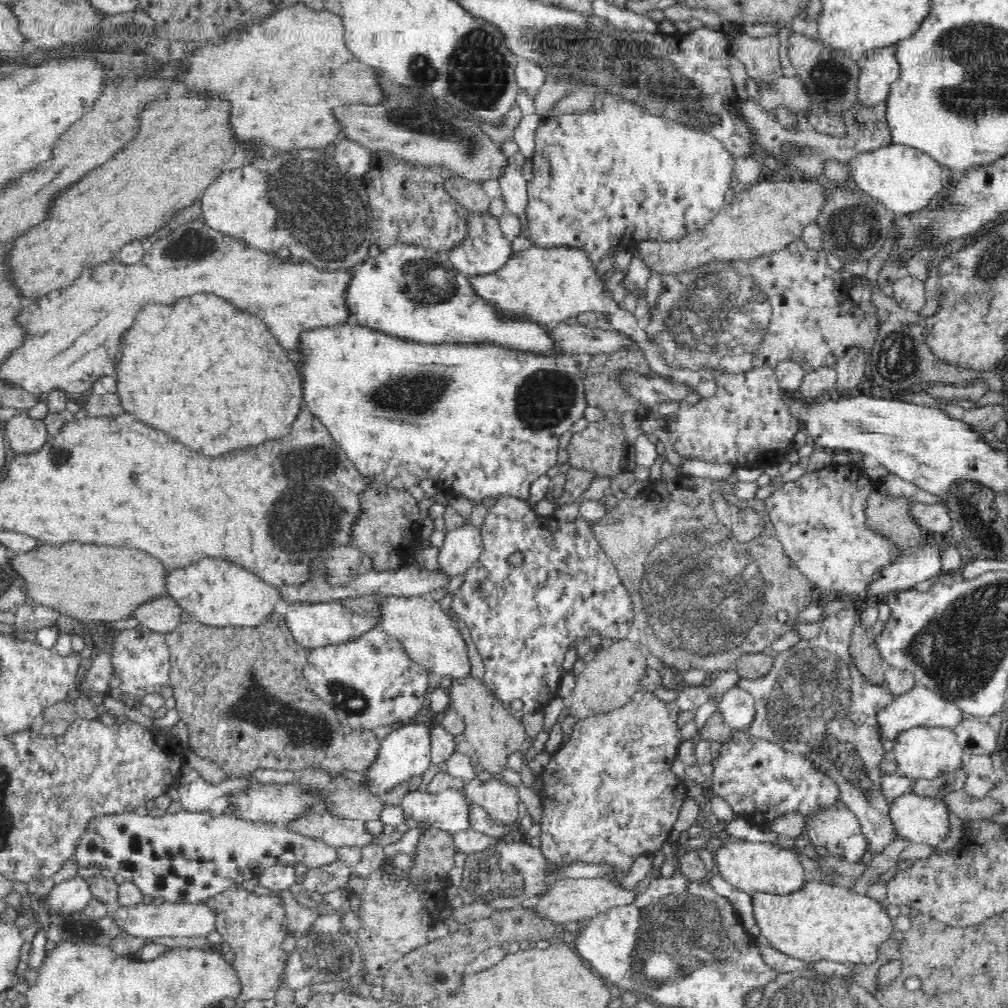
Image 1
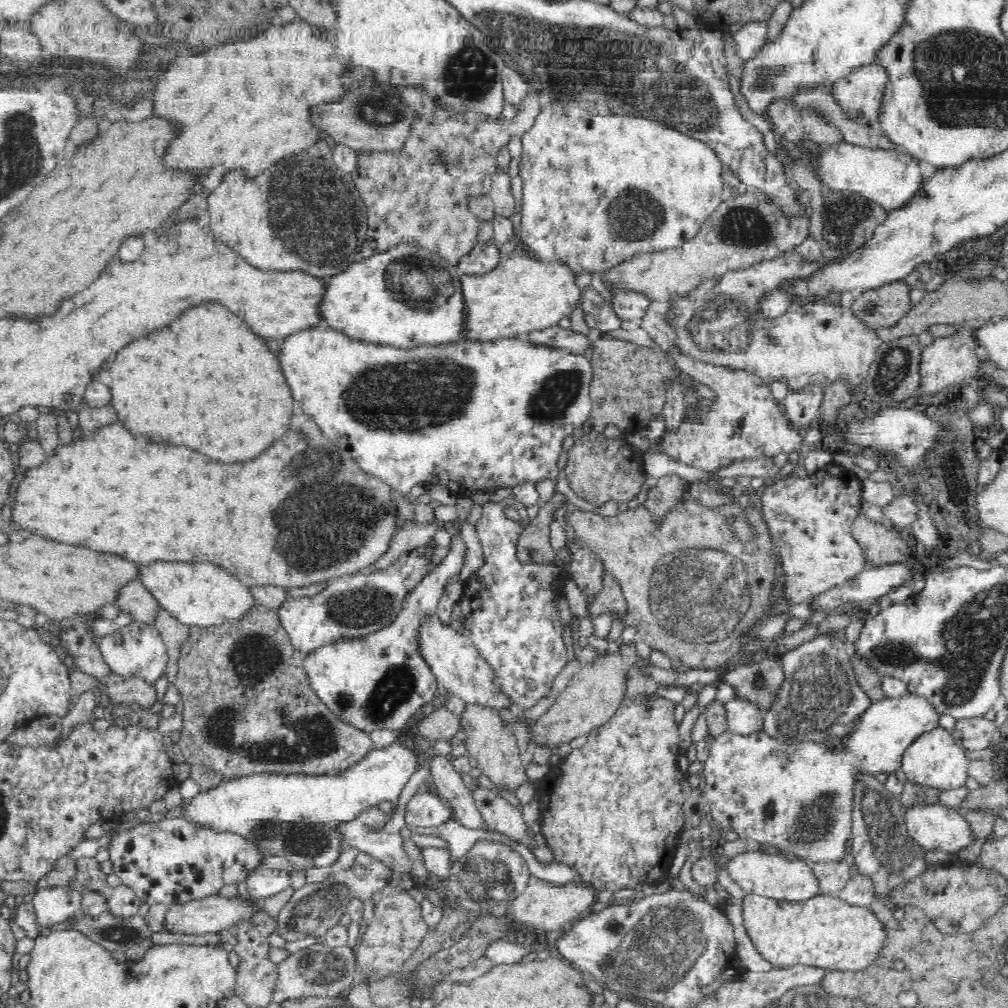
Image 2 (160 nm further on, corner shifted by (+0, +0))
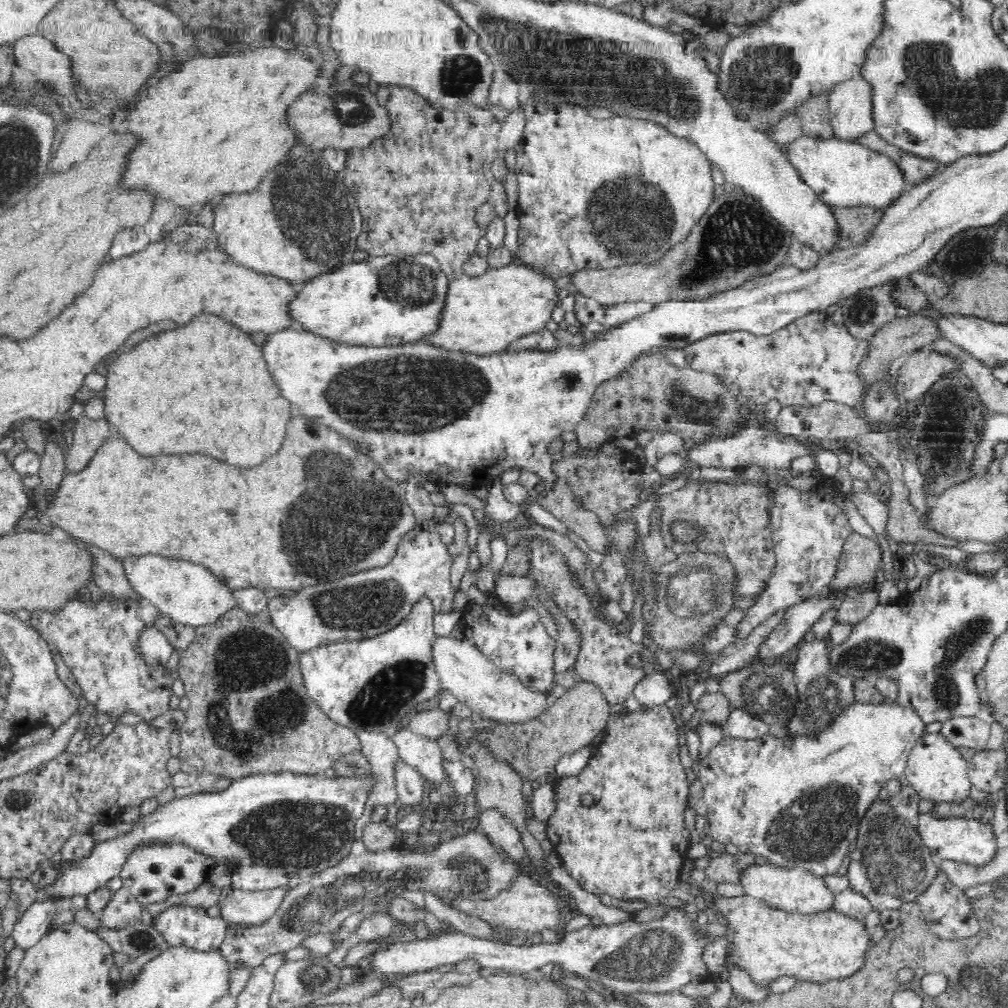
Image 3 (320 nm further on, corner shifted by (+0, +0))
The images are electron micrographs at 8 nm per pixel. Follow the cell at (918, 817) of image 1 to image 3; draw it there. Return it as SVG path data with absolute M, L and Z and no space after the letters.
M918 814L917 834L921 845L936 852L942 859L966 862L973 865L986 864L997 849L996 837L988 823L982 823L976 816L960 818L938 818L936 814Z

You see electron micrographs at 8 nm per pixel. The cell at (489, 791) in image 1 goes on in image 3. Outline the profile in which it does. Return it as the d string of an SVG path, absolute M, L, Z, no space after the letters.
M487 808L478 811L475 822L479 825L480 831L488 836L492 843L500 847L504 854L516 863L522 862L525 854L522 833L514 826L514 821L502 813L500 809Z

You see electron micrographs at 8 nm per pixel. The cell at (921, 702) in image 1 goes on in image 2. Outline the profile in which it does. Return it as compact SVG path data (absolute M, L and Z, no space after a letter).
M907 692L904 696L899 697L886 697L880 700L874 701L868 711L865 712L864 716L860 718L860 722L856 724L856 730L852 732L846 738L846 746L844 750L835 750L835 748L829 748L827 745L814 743L804 739L800 743L789 744L784 743L778 739L768 736L764 732L750 733L750 734L740 734L734 732L732 729L728 728L726 732L720 734L720 736L715 737L714 742L711 743L711 748L709 750L709 756L703 765L703 776L704 776L704 786L701 789L703 791L703 796L709 805L710 814L712 820L716 827L720 827L725 833L726 829L732 829L736 832L739 838L743 840L757 841L759 844L766 844L782 852L787 851L794 854L800 860L803 858L810 857L814 861L821 860L827 861L828 859L844 859L846 853L848 853L848 843L850 841L850 831L851 831L851 808L852 808L852 791L851 784L854 782L856 775L860 774L870 774L878 775L879 773L884 773L888 775L895 775L898 770L900 770L901 756L904 749L913 741L918 738L923 732L928 732L933 728L938 727L938 722L940 722L940 713L936 711L934 703L928 699L928 697L920 696L918 693Z

